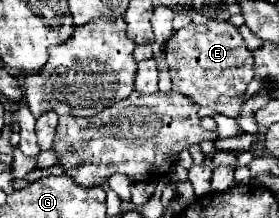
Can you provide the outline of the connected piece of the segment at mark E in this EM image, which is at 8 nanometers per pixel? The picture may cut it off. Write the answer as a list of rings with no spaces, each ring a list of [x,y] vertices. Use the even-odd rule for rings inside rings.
[[[210,20],[206,24],[194,24],[180,28],[166,42],[166,62],[172,78],[172,90],[188,96],[202,114],[224,114],[230,118],[240,116],[242,96],[246,86],[254,78],[252,56],[246,48],[238,28],[230,22]]]

